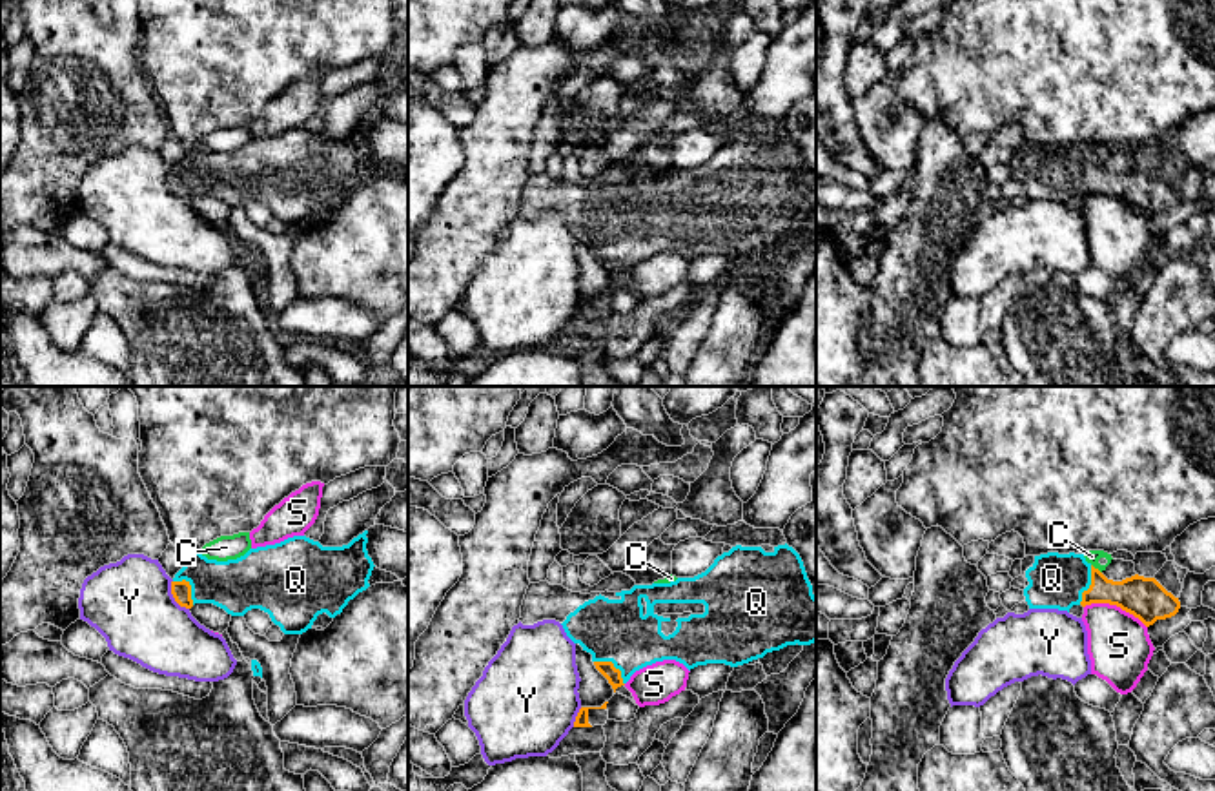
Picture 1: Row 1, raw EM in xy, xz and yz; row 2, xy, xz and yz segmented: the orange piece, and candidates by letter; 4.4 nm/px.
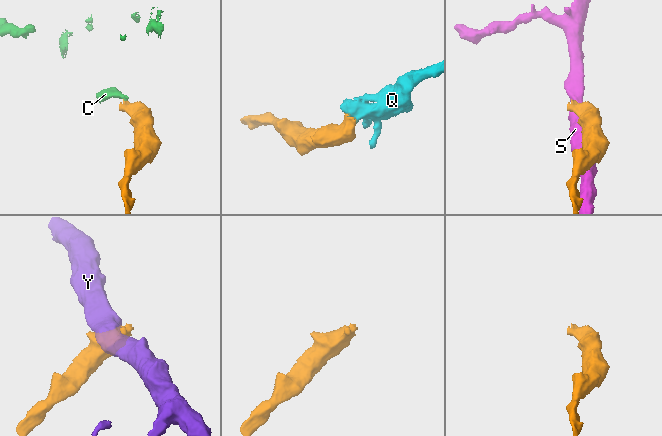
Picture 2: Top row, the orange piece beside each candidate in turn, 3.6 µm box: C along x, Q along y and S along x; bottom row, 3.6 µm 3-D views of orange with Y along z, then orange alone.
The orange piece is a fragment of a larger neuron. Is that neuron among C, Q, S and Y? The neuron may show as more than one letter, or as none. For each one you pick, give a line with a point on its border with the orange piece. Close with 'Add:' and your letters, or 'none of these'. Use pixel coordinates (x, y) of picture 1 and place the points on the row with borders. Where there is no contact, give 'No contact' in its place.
Q: Touches orange at xz (612, 666)
Add: Q

